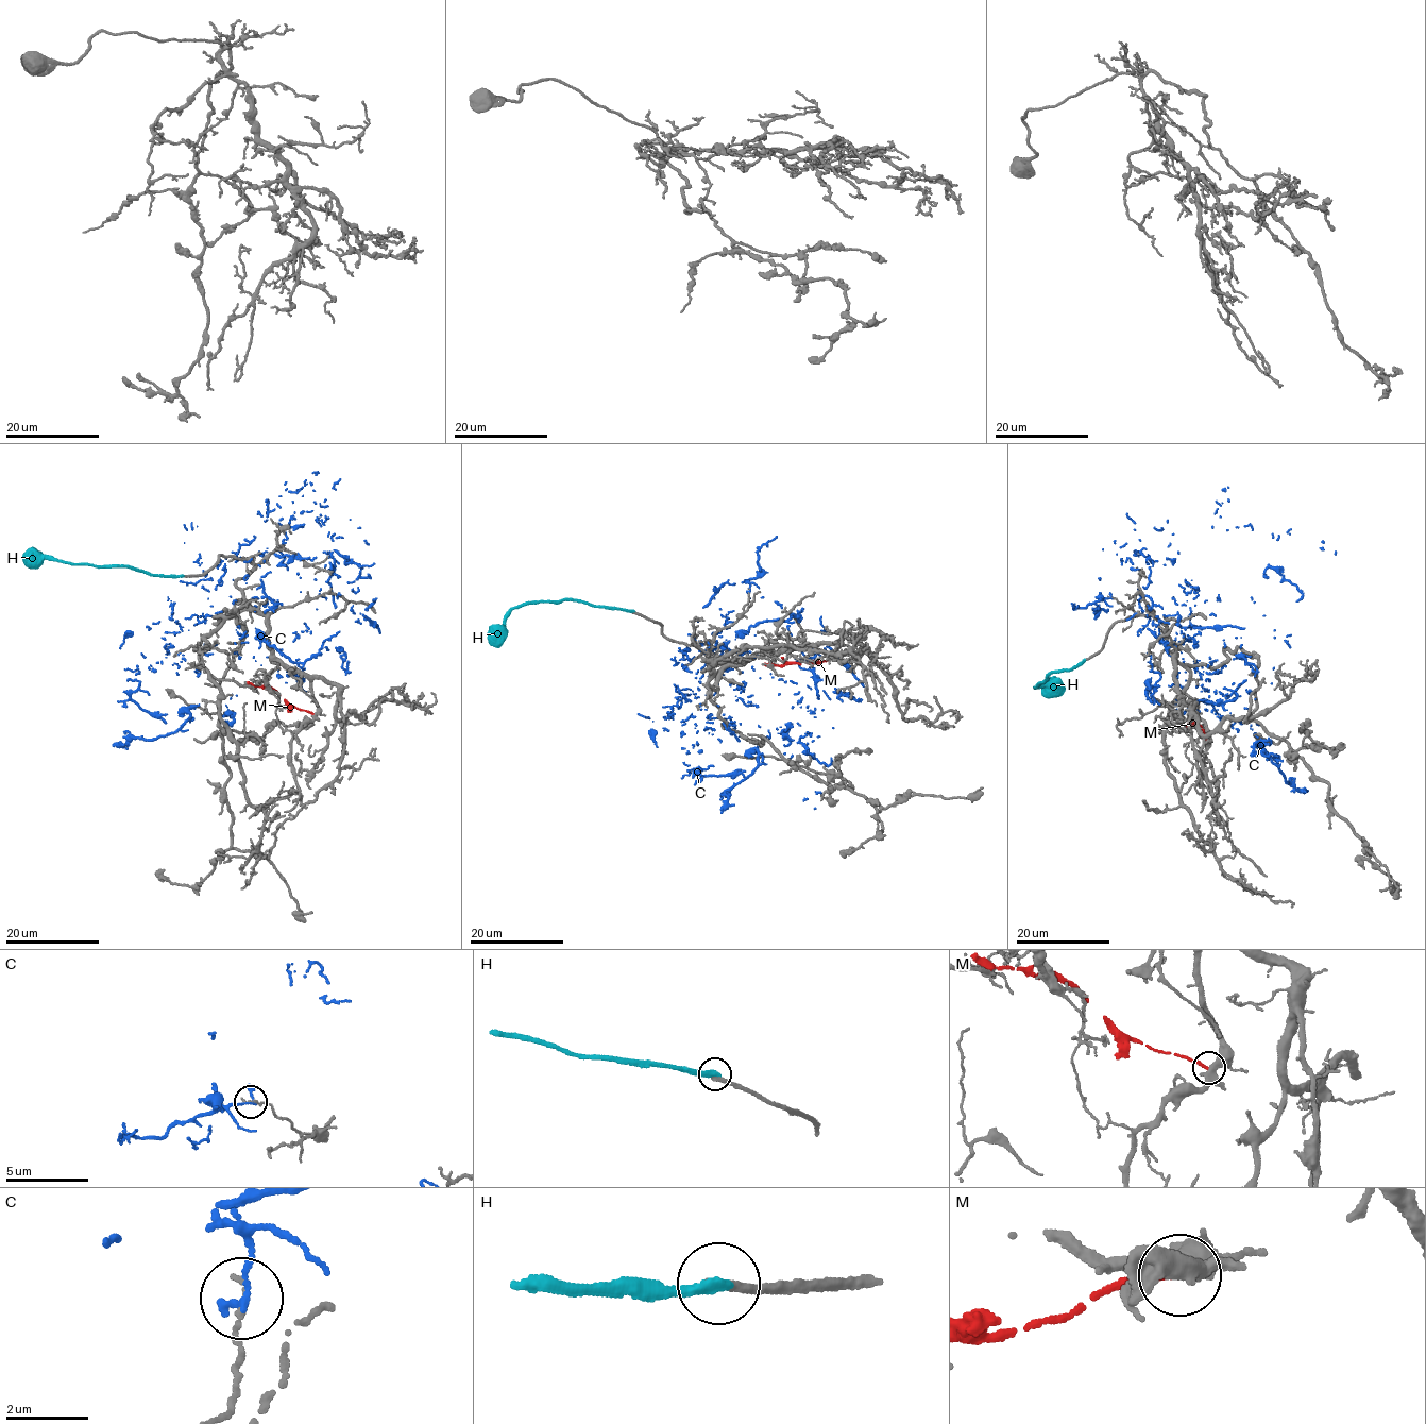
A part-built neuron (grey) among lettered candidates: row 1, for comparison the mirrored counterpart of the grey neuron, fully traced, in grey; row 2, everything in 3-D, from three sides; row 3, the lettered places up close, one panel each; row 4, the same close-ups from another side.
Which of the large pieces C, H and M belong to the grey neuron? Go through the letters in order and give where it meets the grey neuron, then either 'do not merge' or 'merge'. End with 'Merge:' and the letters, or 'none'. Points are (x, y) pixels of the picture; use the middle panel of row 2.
C: contact (749, 591); do not merge
H: contact (633, 611); do not merge
M: contact (838, 656); do not merge
Merge: none

